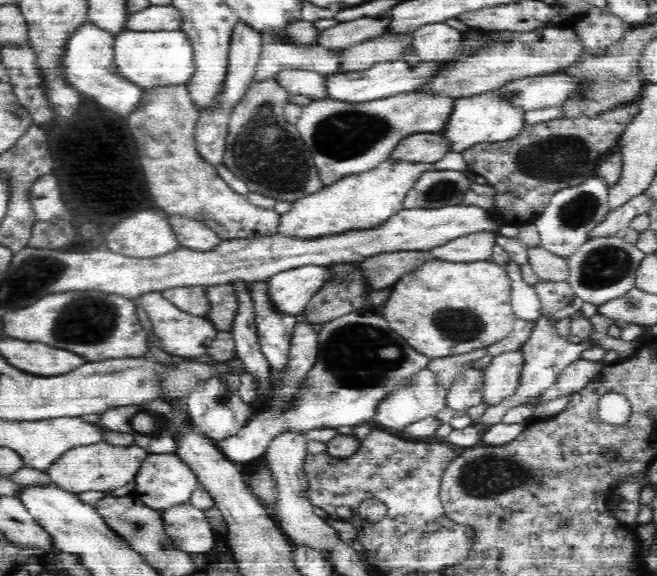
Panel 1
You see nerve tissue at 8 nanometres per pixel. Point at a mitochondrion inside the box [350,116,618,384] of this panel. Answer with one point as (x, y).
(558, 157)

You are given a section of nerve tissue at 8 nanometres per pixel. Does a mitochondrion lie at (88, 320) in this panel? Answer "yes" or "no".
yes

